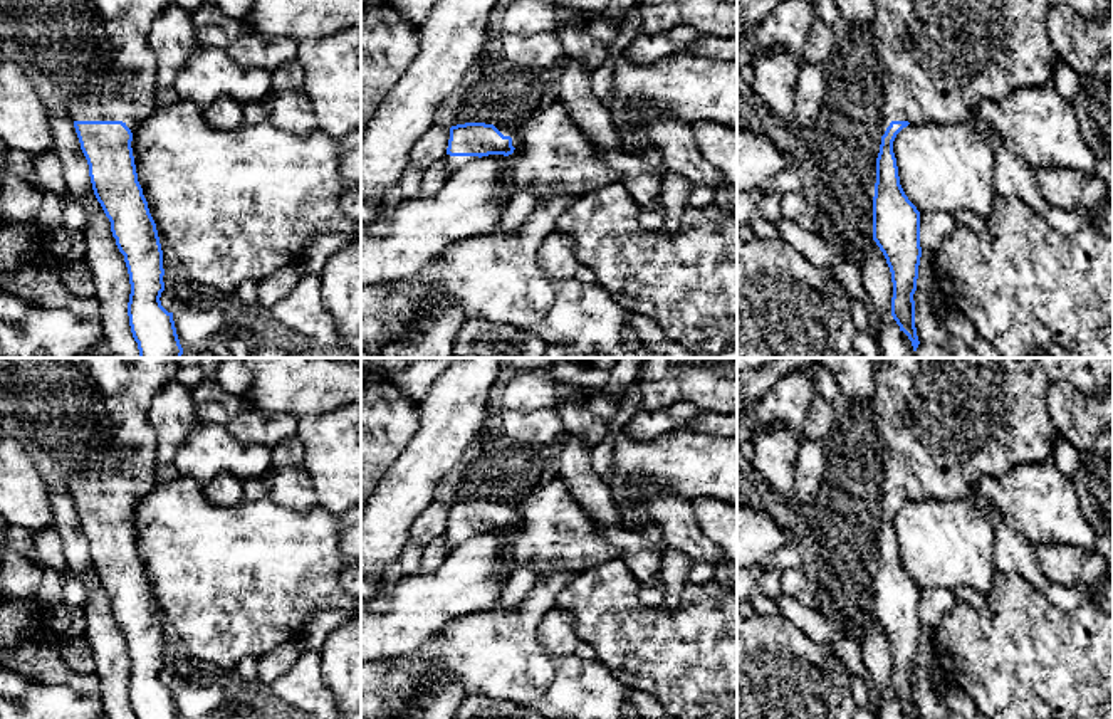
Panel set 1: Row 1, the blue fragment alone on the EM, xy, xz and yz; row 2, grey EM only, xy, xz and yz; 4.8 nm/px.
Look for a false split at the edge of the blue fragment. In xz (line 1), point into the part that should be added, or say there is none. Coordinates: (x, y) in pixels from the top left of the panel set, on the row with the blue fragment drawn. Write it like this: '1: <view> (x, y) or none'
1: xz (452, 163)

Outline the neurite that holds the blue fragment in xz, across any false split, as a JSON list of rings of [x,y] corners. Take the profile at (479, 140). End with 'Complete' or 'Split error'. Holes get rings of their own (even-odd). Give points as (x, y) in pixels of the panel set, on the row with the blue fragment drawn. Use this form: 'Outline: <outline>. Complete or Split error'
Outline: [[[465,123],[450,128],[445,168],[453,173],[467,163],[489,155],[509,156],[520,144],[514,126]]]. Split error

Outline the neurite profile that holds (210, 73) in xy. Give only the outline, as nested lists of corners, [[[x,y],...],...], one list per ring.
[[[198,45],[173,84],[180,101],[206,108],[218,96],[238,104],[262,101],[274,91],[272,72],[232,60],[225,49]]]

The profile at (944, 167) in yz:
[[[967,121],[910,123],[896,134],[893,153],[900,185],[920,215],[967,208],[992,217],[995,156]]]

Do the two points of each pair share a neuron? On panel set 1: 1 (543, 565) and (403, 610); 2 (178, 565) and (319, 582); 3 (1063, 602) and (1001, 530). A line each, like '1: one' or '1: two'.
1: one
2: one
3: one

